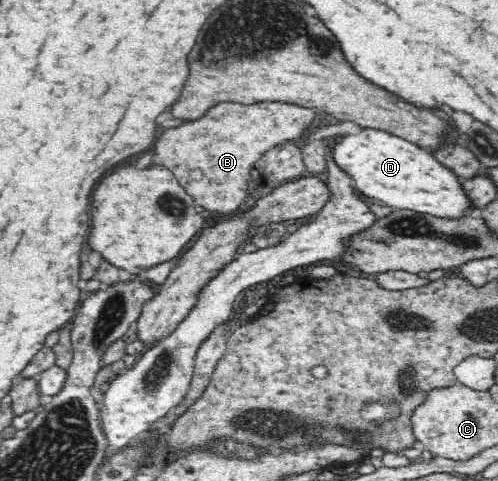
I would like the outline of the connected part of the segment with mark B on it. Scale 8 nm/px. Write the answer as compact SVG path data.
M221 102L210 108L202 118L194 122L186 122L178 128L170 128L156 140L156 156L154 164L162 164L174 172L180 184L188 190L188 194L206 210L210 218L230 218L240 208L248 195L248 182L252 180L250 168L264 154L270 153L280 143L296 141L300 143L300 135L310 128L314 122L315 111L303 106L284 102L257 102L251 105L242 103Z

